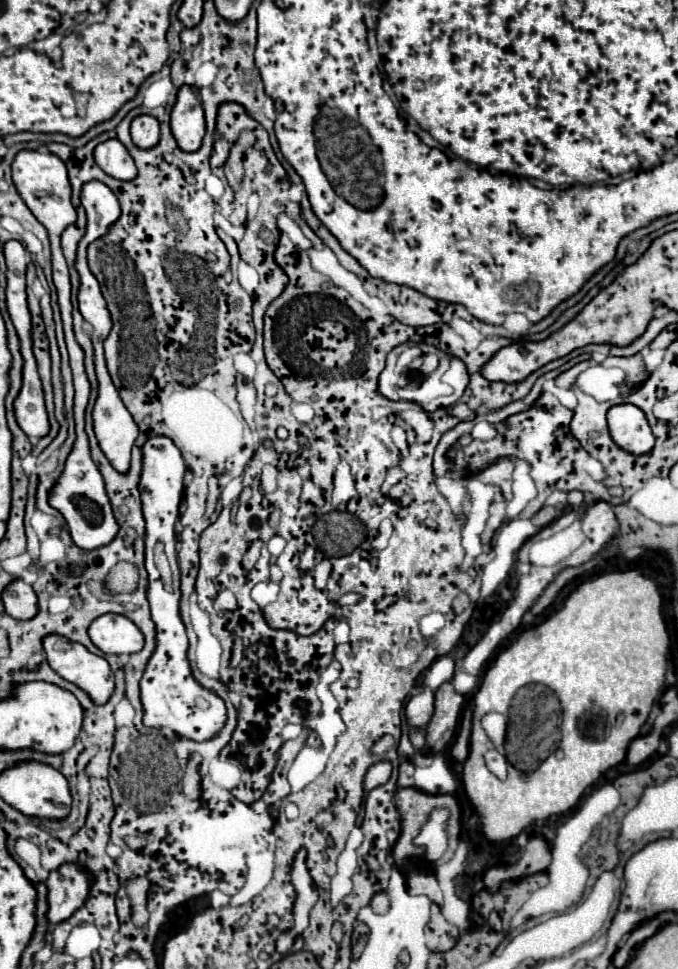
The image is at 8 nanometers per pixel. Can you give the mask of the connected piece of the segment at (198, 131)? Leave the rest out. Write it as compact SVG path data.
M188 85L180 87L176 105L172 109L172 119L170 119L172 135L182 151L198 151L202 145L202 137L206 133L206 123L204 123L204 111L200 107L200 101L196 97L196 91Z

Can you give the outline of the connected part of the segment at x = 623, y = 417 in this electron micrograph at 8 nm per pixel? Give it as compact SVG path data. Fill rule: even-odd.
M616 405L608 411L608 425L614 443L632 453L646 455L654 449L654 435L646 415L636 405Z

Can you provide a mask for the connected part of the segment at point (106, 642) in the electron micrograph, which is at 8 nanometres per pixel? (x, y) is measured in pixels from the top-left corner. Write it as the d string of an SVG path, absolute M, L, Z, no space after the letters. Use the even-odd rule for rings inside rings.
M106 613L92 621L88 633L92 643L104 653L132 655L144 647L142 631L124 615Z

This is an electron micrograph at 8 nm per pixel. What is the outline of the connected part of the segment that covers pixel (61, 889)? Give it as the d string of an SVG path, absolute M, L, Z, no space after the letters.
M66 863L64 867L58 867L50 873L48 881L48 923L56 925L66 921L76 909L84 905L84 899L90 891L90 879L86 871L80 871L80 867L72 867L72 863Z

